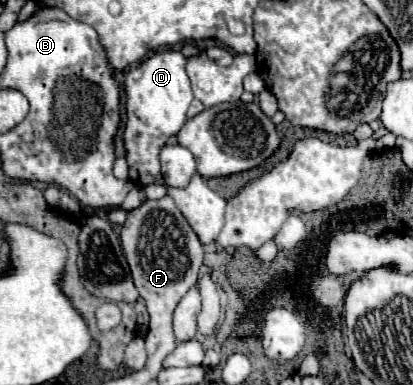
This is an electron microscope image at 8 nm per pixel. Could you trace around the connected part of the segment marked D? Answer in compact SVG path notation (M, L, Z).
M158 51L138 67L132 67L124 77L126 91L126 127L122 133L128 175L138 187L152 183L166 185L160 171L160 151L170 137L174 137L186 123L186 111L192 103L190 79L186 75L186 57L180 51Z

